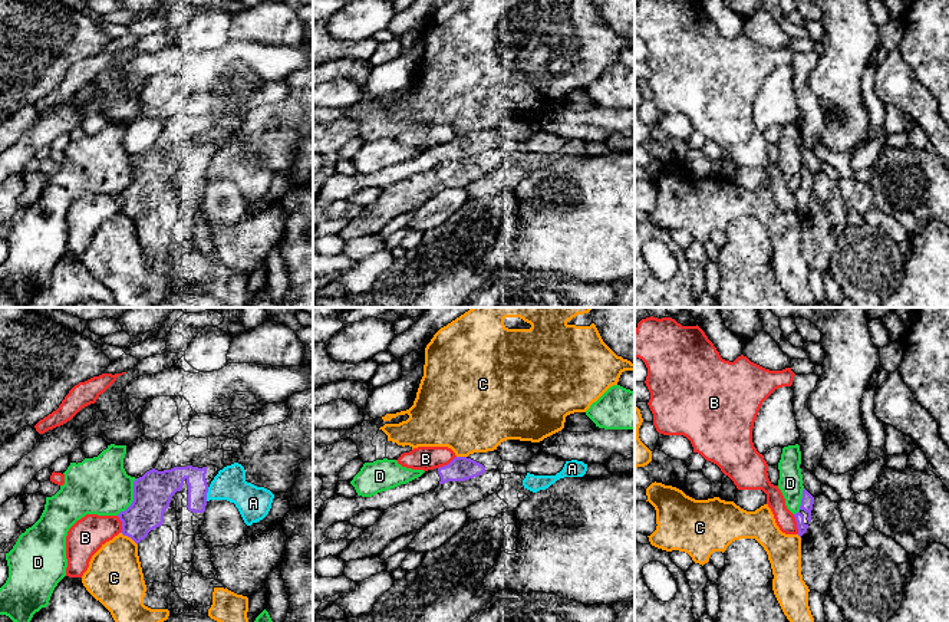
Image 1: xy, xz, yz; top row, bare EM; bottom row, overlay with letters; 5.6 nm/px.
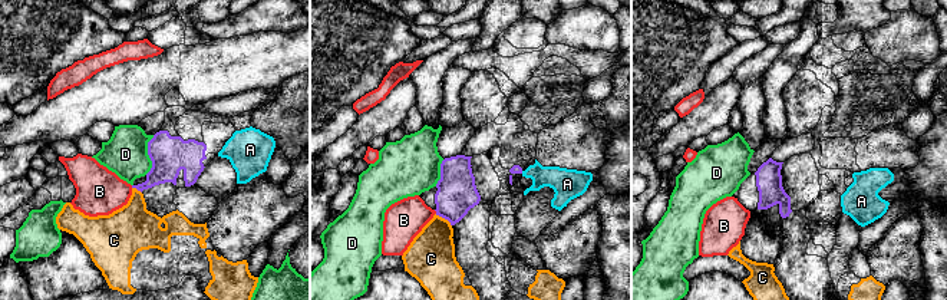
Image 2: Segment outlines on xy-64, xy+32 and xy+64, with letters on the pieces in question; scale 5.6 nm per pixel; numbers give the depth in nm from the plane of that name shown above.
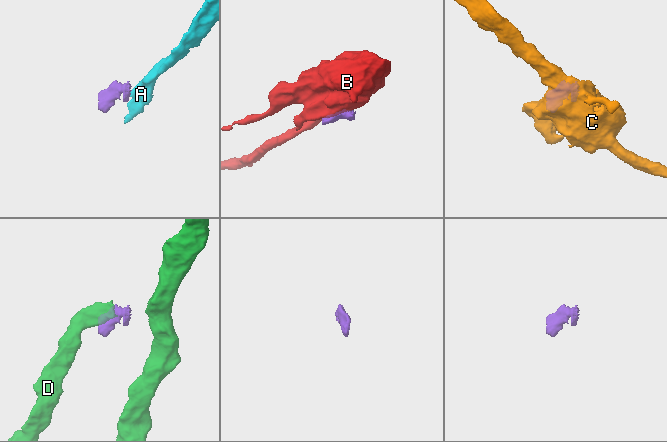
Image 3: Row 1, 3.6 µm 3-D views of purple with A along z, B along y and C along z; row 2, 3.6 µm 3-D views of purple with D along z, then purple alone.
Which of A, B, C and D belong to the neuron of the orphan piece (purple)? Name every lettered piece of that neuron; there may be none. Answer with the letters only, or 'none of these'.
none of these

